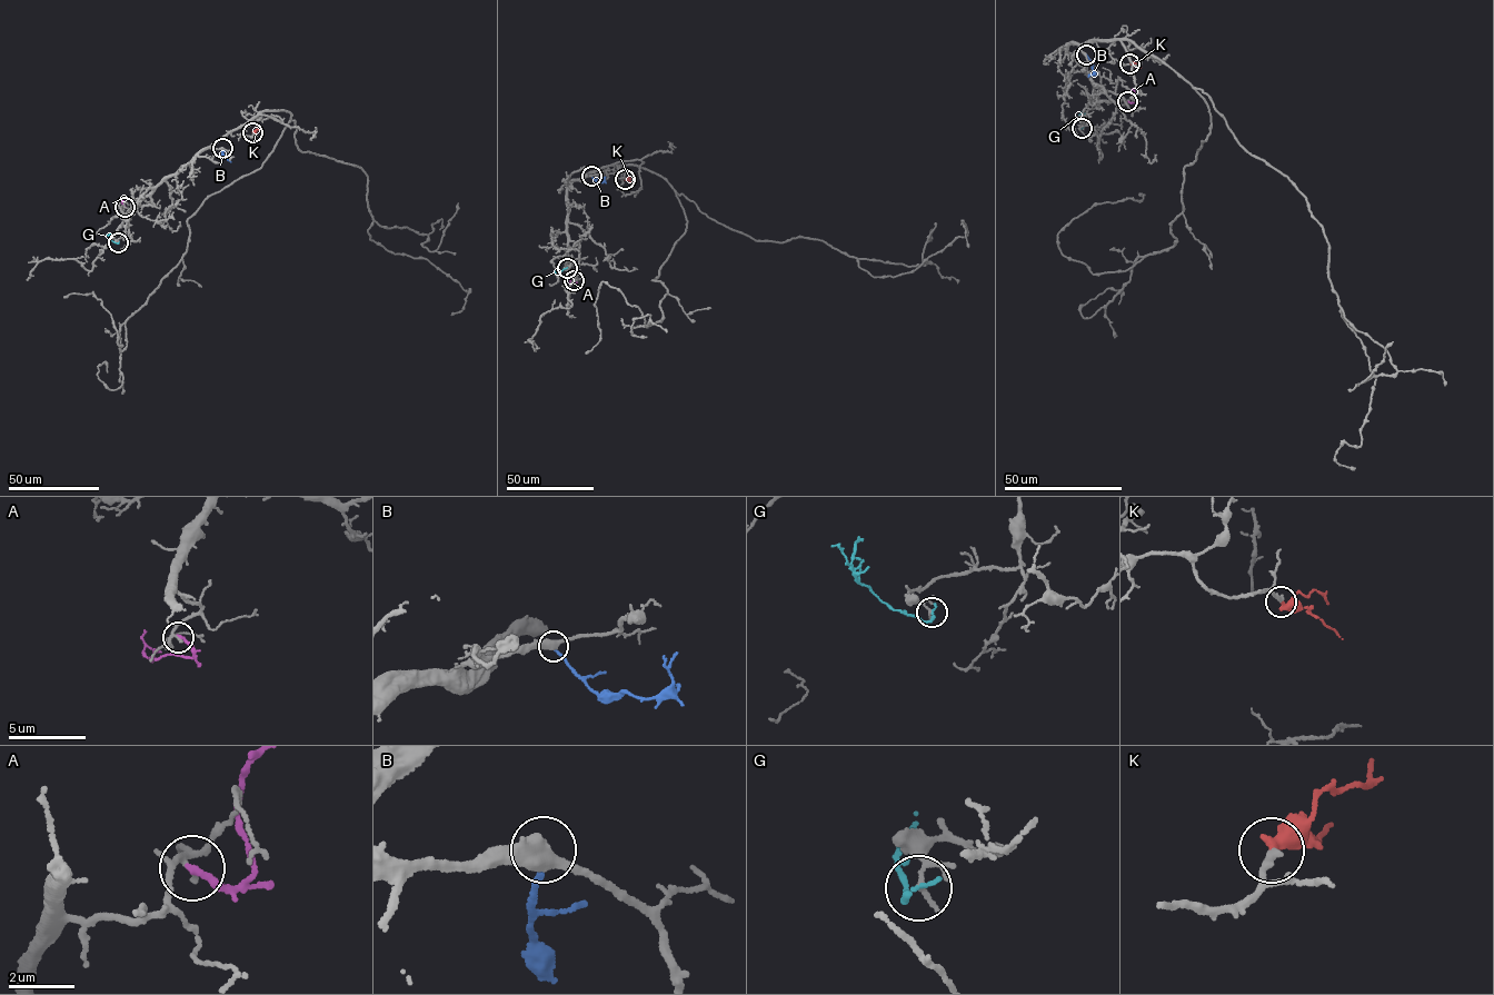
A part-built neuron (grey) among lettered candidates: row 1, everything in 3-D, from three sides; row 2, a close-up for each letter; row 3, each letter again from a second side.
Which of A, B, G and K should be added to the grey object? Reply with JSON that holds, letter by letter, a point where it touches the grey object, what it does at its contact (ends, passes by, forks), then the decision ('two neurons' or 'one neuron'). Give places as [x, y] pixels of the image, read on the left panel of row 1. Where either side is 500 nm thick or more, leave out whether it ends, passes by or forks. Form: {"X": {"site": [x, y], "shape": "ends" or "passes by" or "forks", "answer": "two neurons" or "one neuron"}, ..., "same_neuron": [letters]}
{"A": {"site": [125, 207], "shape": "ends", "answer": "two neurons"}, "B": {"site": [222, 148], "shape": "ends", "answer": "two neurons"}, "G": {"site": [118, 242], "shape": "ends", "answer": "two neurons"}, "K": {"site": [252, 132], "shape": "ends", "answer": "one neuron"}, "same_neuron": ["K"]}

